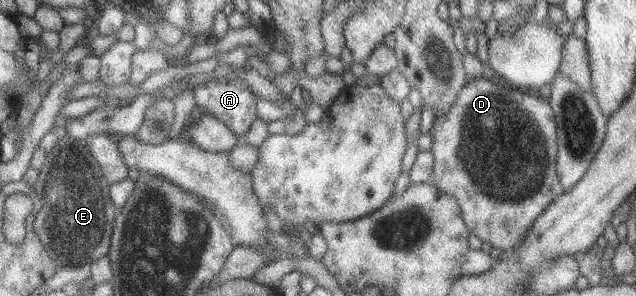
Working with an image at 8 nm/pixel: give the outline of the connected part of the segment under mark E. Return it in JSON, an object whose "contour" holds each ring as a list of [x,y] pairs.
{"contour":[[[63,130],[56,132],[56,136],[32,187],[43,205],[35,214],[32,227],[49,259],[58,268],[81,267],[107,251],[117,209],[107,199],[107,183],[86,148],[86,142],[67,137]]]}

